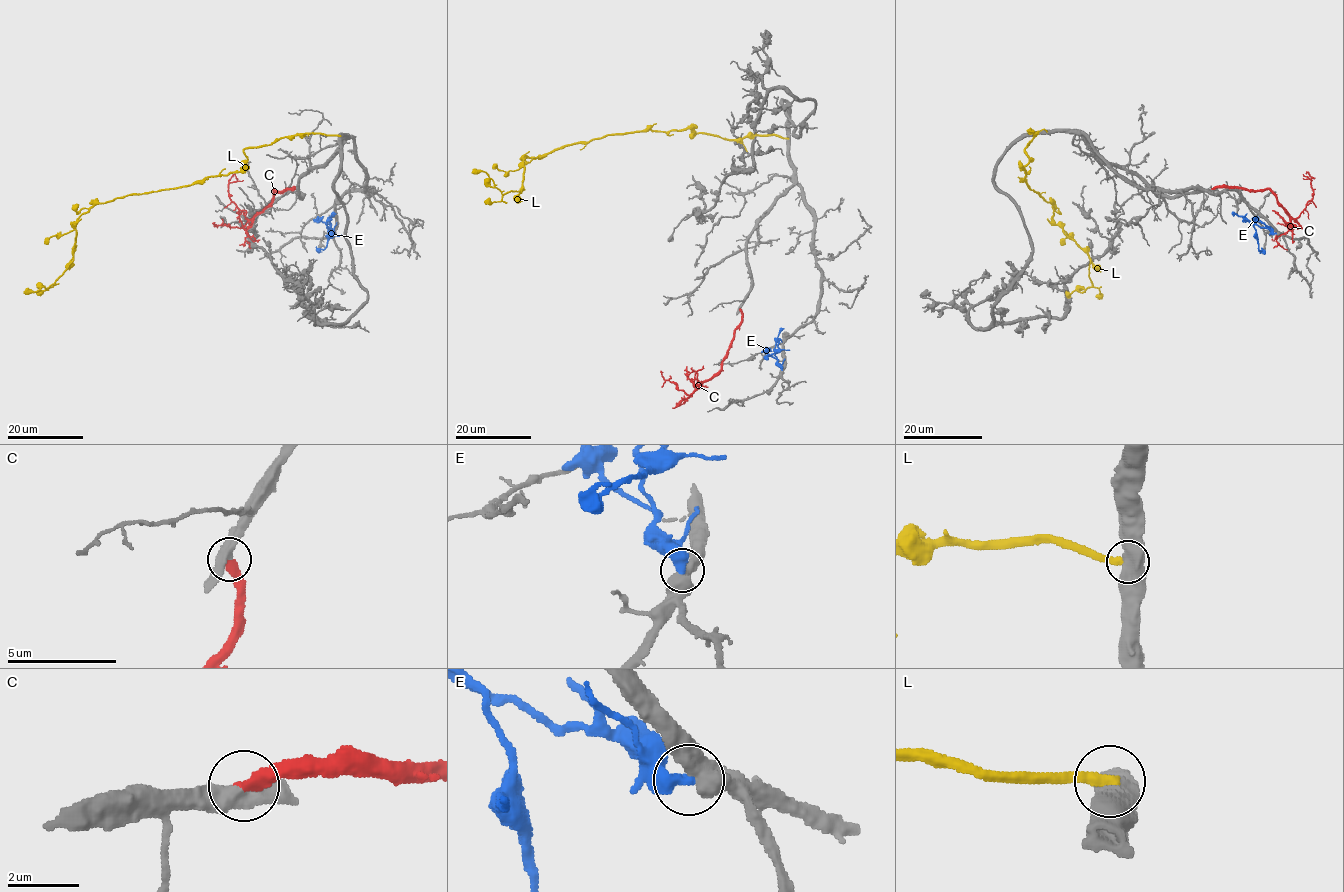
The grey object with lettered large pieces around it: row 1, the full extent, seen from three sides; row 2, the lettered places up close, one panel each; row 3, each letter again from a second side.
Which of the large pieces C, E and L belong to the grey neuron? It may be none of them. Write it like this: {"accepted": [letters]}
{"accepted": ["C"]}

